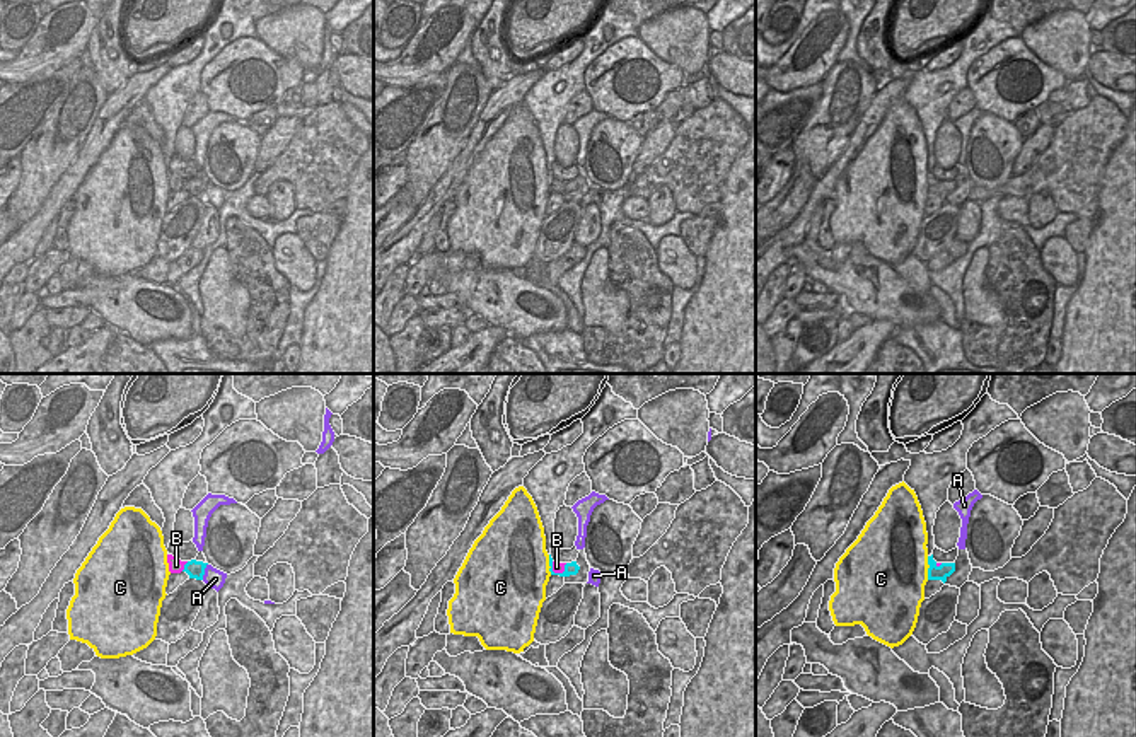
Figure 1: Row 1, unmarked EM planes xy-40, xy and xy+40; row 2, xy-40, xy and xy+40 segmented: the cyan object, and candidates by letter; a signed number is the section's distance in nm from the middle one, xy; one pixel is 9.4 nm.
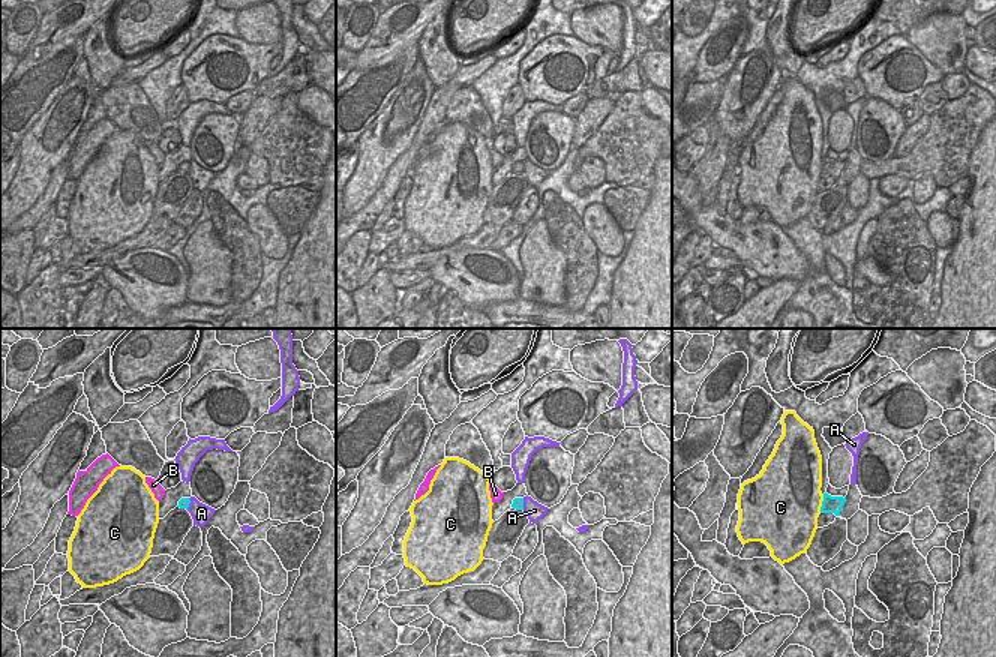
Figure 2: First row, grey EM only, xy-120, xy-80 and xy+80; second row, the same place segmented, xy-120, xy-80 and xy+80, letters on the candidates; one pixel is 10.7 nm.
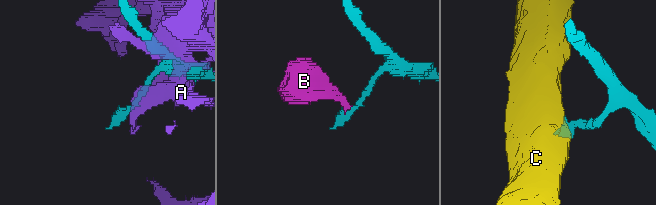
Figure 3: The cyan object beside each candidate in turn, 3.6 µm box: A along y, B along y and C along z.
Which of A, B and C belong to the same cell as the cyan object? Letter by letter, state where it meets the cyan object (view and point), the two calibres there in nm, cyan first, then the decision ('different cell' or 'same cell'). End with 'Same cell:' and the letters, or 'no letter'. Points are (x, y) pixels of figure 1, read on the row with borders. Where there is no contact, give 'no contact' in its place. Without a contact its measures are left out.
A: xy-40 (203, 572) | 160/190 nm | different cell
B: xy-40 (185, 567) | 160/140 nm | different cell
C: xy+40 (928, 568) | 140/480 nm | different cell
Same cell: no letter

